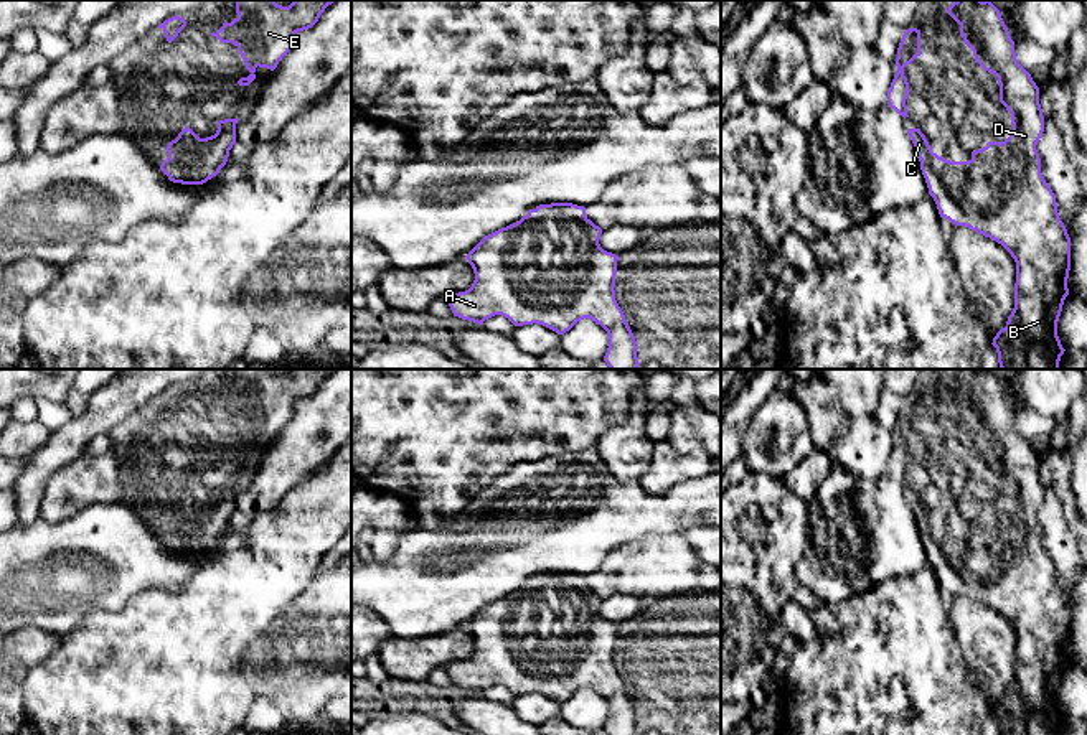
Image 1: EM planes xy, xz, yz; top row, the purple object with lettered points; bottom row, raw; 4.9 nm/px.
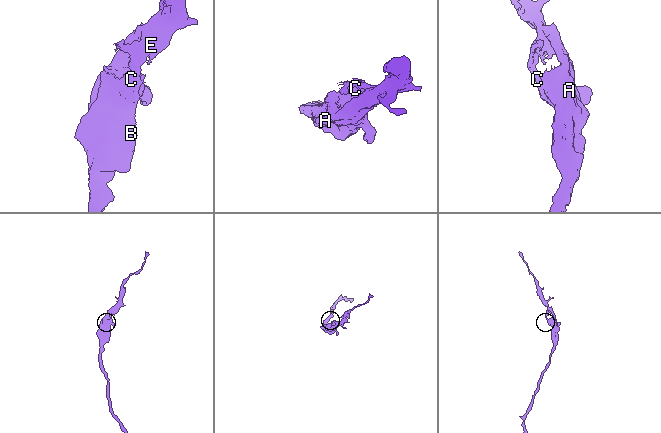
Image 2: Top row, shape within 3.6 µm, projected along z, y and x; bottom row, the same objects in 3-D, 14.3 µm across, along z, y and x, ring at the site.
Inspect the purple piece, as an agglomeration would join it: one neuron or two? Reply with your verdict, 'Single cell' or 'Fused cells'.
Single cell

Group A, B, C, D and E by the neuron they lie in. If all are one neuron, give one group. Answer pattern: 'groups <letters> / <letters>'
groups A B C D E

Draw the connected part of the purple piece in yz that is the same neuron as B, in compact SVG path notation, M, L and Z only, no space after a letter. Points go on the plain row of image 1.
M955 369L947 382L960 394L960 405L975 430L998 447L1000 471L1011 483L1013 499L1005 511L988 511L973 519L968 531L950 531L934 522L920 498L909 498L907 503L940 587L996 610L1016 631L1014 677L991 712L1000 735L1059 735L1066 719L1057 705L1057 691L1069 664L1071 606L1059 587L1056 564L1041 542L1036 519L1044 501L1039 456L1018 432L1014 410L990 369Z

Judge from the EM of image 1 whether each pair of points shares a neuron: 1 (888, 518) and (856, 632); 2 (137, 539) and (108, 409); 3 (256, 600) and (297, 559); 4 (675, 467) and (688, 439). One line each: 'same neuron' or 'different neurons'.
1: different neurons
2: different neurons
3: same neuron
4: different neurons

